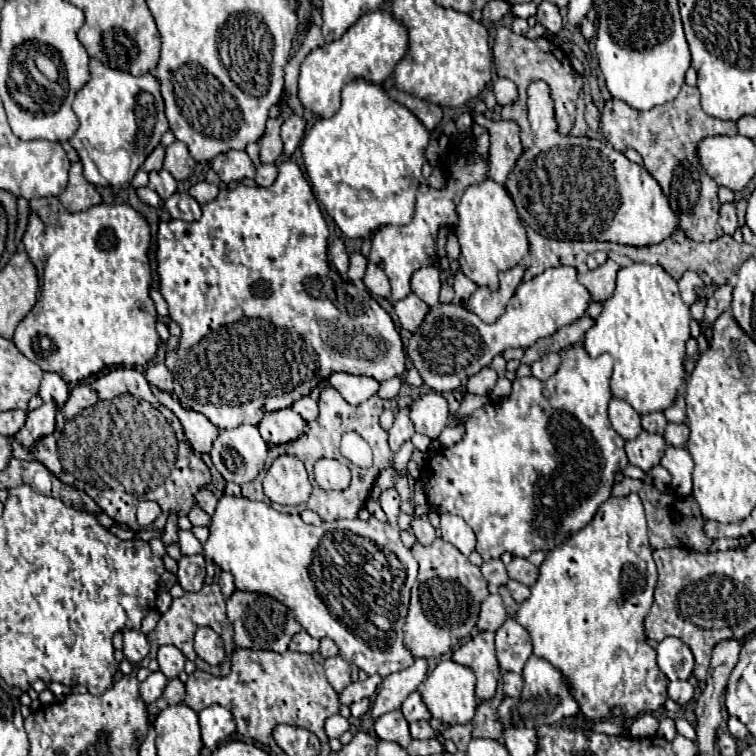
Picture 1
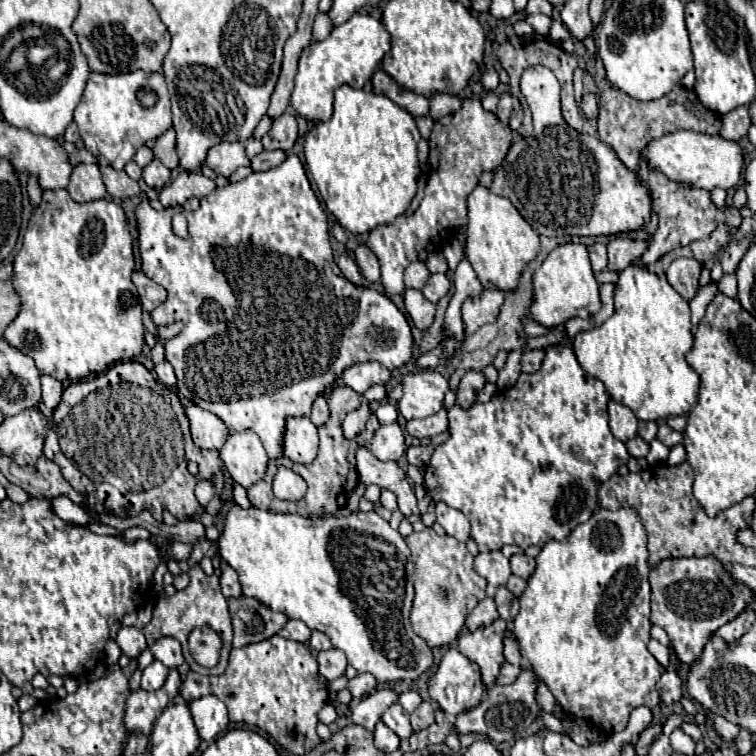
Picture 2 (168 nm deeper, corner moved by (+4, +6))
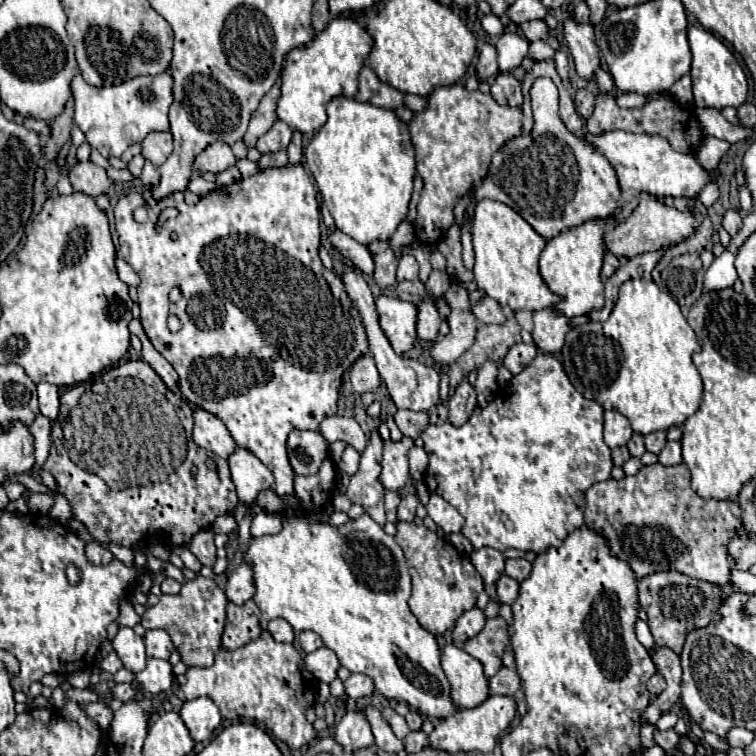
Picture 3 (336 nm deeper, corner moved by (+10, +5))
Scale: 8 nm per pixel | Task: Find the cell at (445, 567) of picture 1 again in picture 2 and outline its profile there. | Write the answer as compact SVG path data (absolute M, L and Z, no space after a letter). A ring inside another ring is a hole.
M432 528L412 532L404 538L414 562L414 604L410 622L414 632L426 640L430 648L452 644L466 616L486 596L486 580L474 572L474 556L466 550L466 544L456 542L452 536L438 536Z

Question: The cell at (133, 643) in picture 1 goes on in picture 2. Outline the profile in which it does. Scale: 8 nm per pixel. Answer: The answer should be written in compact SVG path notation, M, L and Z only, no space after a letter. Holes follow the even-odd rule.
M136 626L120 628L116 642L118 642L122 654L126 654L128 658L138 658L138 656L146 650L144 634L142 634L142 630L138 630Z

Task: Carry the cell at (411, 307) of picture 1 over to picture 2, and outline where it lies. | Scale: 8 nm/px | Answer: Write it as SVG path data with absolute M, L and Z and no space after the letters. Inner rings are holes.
M406 290L404 292L404 306L406 306L406 312L410 314L412 324L416 328L426 330L432 324L436 306L432 302L428 302L422 292L418 292L418 290Z

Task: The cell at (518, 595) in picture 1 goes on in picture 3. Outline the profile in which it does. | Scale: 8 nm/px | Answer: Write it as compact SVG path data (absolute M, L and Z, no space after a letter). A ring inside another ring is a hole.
M502 575L498 581L496 581L496 595L498 595L498 599L502 601L502 603L514 603L514 599L518 597L518 589L520 589L520 585L518 585L518 581L514 581L512 577L508 577L508 575Z

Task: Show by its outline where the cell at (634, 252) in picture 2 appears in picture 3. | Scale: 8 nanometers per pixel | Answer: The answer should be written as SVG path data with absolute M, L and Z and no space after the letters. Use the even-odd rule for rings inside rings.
M642 193L640 203L632 211L632 215L606 233L606 247L616 257L636 257L636 255L648 253L648 251L658 251L658 249L668 249L672 245L678 245L678 243L686 241L688 237L692 237L698 227L700 227L700 221L698 221L696 213L678 211L674 207L664 205L662 201L658 201L652 195Z

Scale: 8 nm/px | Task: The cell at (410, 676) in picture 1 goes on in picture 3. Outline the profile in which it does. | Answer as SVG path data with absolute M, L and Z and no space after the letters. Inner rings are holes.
M360 709L358 711L348 711L340 719L340 723L336 727L336 733L334 733L334 739L348 753L366 749L366 747L370 747L374 743L370 725L366 723L366 717L364 717L364 713Z

